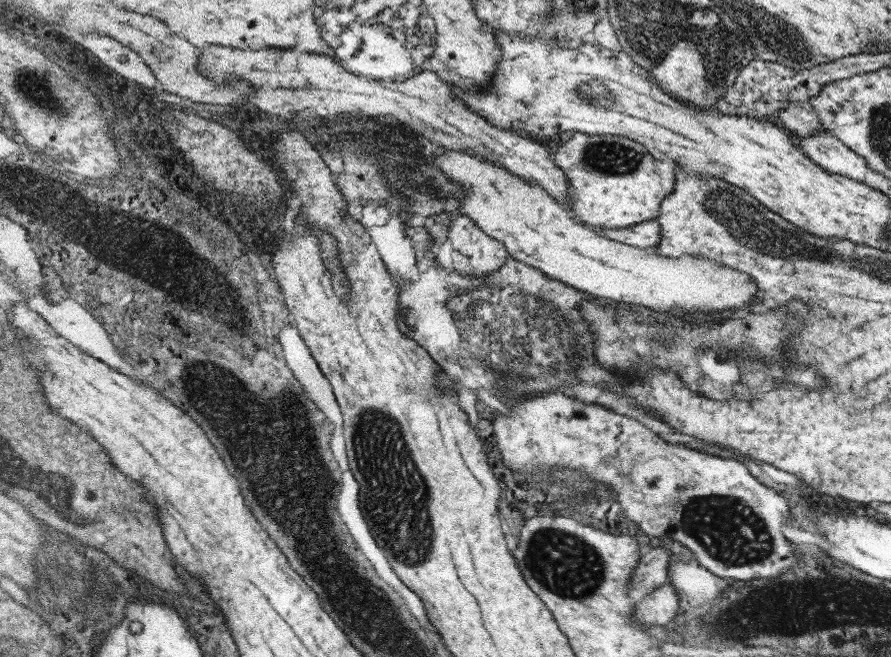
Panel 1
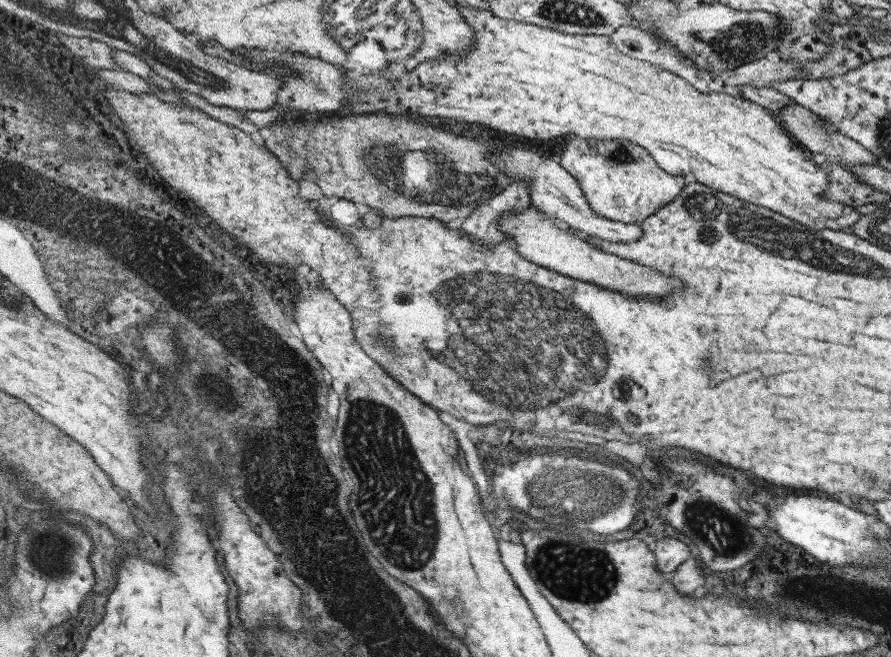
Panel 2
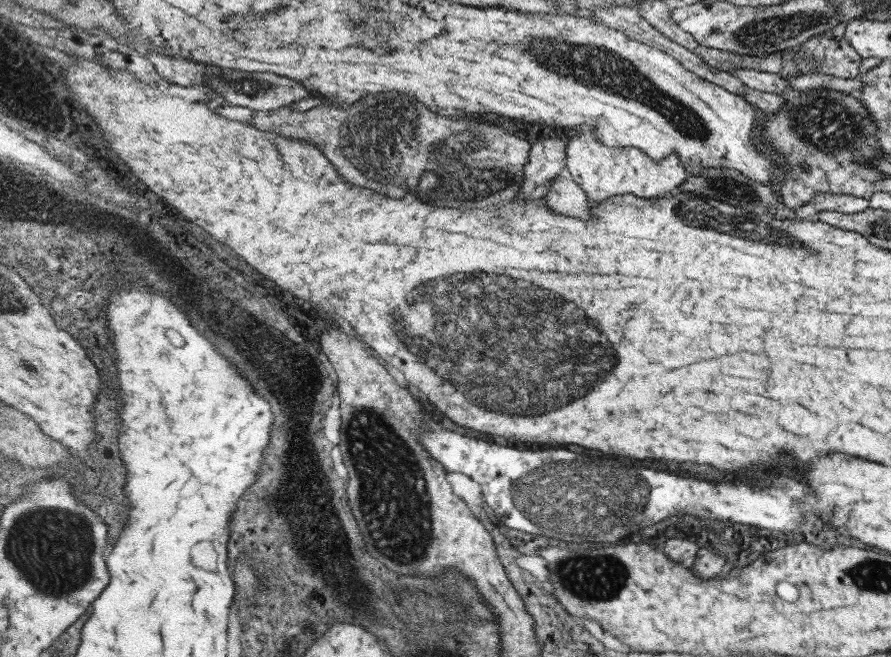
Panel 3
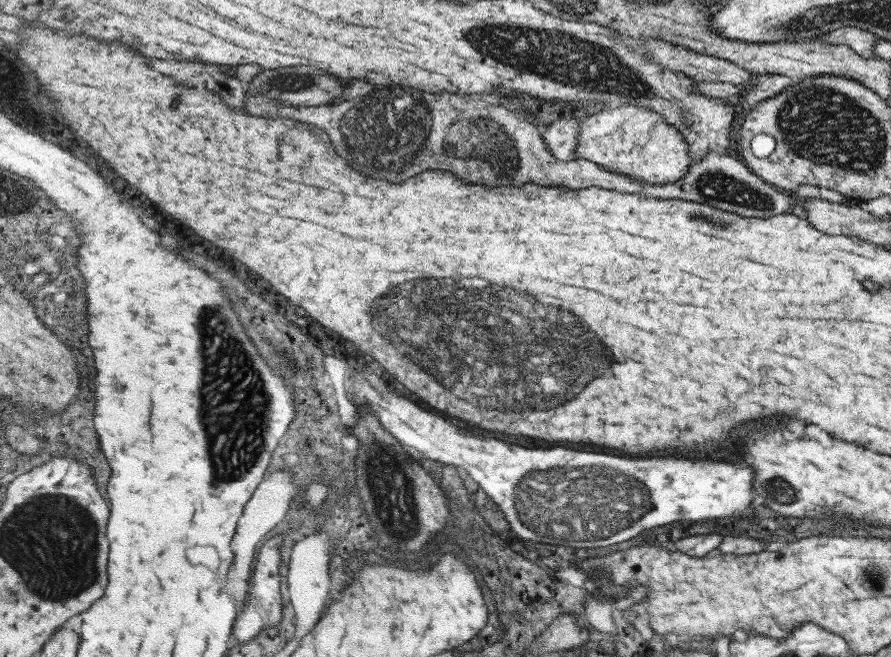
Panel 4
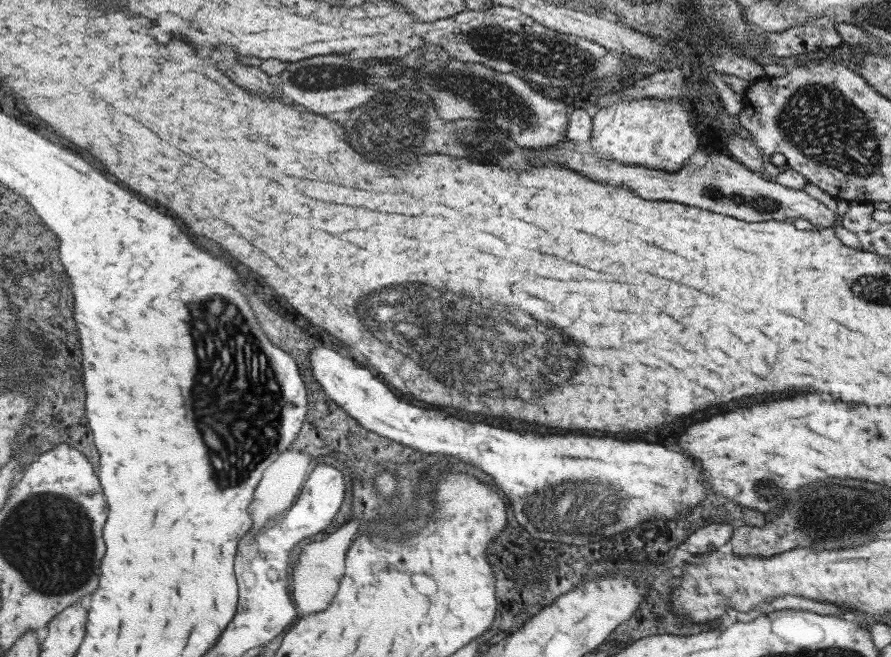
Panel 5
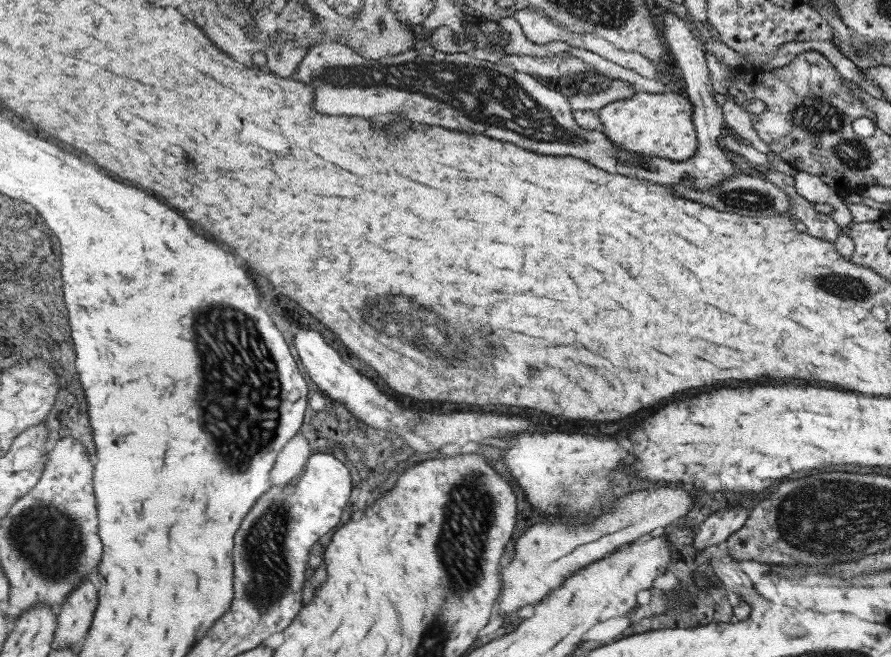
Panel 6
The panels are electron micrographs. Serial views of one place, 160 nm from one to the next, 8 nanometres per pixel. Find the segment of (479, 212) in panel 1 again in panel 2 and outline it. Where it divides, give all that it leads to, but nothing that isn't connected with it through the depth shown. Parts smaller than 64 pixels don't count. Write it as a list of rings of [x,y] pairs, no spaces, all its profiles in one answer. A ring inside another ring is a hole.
[[[534,205],[523,210],[512,210],[510,214],[500,216],[498,226],[508,237],[513,237],[518,244],[518,251],[534,264],[539,264],[563,276],[593,282],[609,290],[627,292],[629,296],[665,296],[681,286],[679,280],[657,274],[653,268],[633,264],[629,258],[611,254],[594,246],[589,239],[579,237],[567,229],[557,218],[539,210]]]

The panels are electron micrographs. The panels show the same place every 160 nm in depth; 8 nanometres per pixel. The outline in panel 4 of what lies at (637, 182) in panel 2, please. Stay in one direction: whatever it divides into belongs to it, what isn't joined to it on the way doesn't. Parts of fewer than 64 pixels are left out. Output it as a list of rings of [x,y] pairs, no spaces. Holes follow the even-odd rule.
[[[635,105],[614,109],[605,107],[597,113],[584,115],[577,156],[577,159],[592,160],[610,171],[631,175],[652,185],[666,185],[681,181],[690,172],[690,167],[693,165],[690,146],[684,134],[676,126],[670,125],[662,114],[653,109]]]

